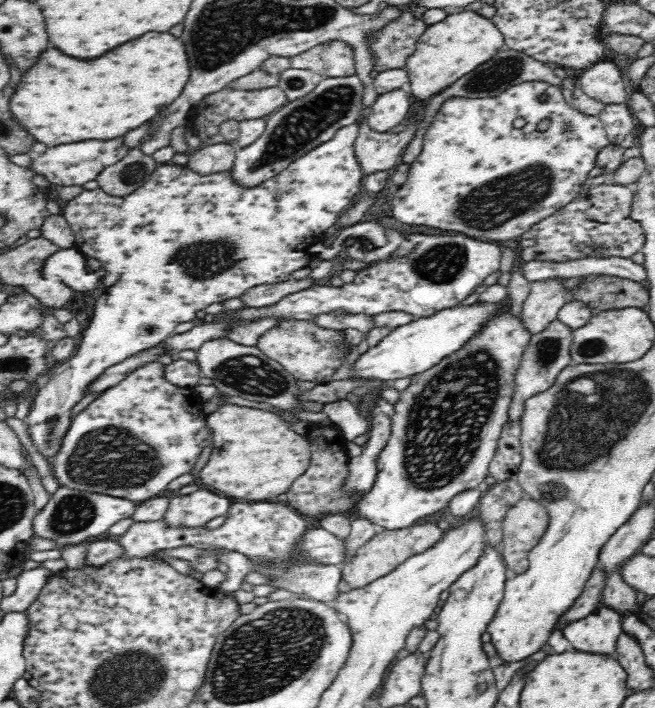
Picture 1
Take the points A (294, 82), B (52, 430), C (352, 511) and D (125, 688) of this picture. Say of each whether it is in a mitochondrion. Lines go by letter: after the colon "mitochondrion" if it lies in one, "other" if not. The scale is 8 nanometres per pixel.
A: mitochondrion
B: mitochondrion
C: other
D: mitochondrion

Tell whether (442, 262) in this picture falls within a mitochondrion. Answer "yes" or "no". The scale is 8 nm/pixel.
yes

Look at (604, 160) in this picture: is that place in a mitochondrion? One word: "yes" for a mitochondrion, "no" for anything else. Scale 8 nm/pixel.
no

